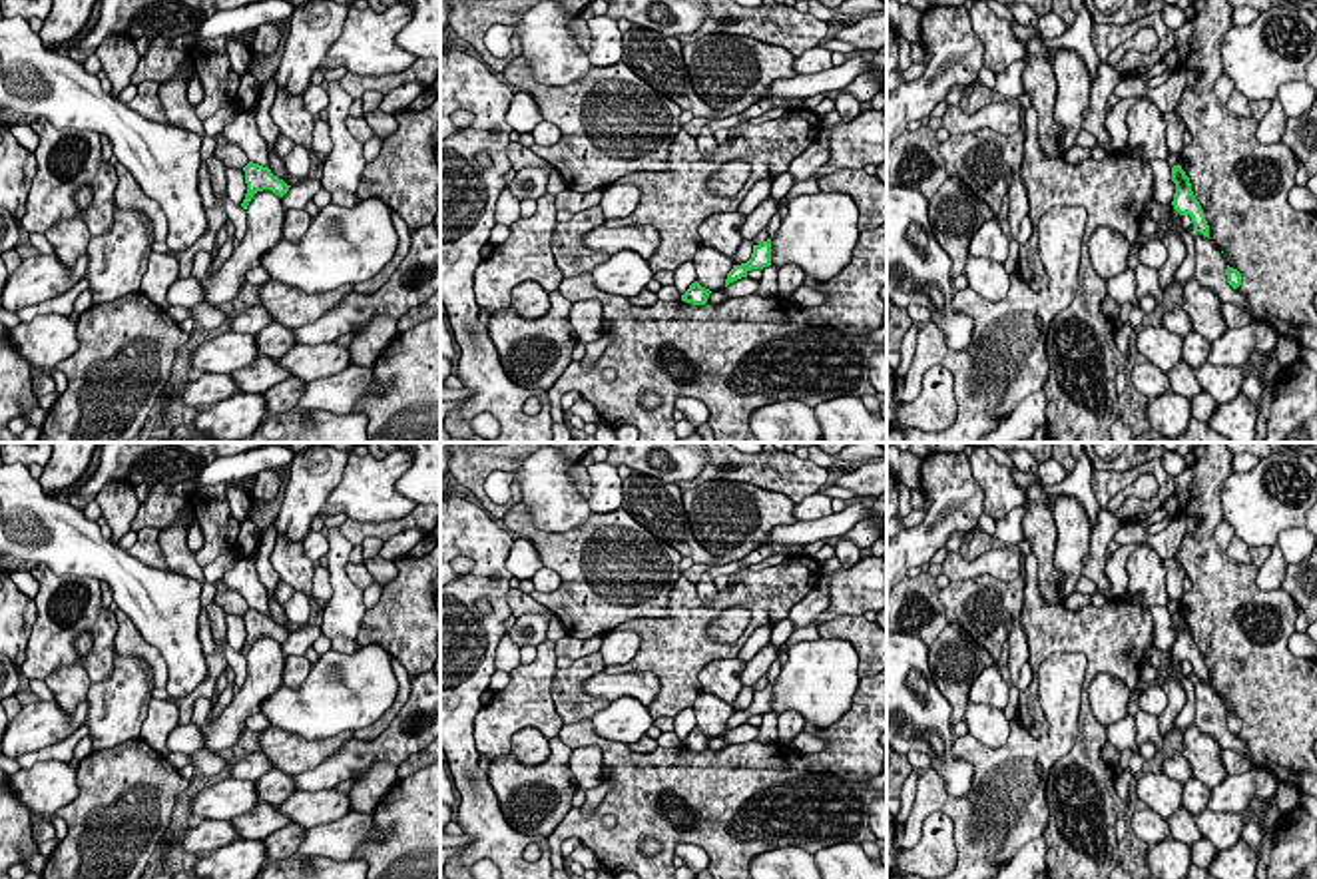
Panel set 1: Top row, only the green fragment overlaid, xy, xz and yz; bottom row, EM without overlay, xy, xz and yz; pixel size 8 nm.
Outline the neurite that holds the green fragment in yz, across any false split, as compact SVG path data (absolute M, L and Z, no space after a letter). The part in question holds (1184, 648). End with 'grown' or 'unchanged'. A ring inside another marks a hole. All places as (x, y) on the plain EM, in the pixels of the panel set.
M1180 610L1172 614L1172 628L1176 630L1176 640L1174 640L1174 648L1172 648L1174 656L1180 662L1191 664L1195 680L1209 684L1209 672L1205 668L1205 660L1203 660L1199 648L1195 646L1189 624L1185 622L1185 618L1182 616Z | unchanged

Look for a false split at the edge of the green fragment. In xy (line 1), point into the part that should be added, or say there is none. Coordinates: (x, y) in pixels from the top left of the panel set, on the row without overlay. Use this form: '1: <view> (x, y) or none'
1: none

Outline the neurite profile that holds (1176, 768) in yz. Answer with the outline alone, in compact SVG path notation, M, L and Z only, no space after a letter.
M1182 753L1172 755L1172 757L1162 757L1160 771L1166 773L1170 779L1176 779L1180 783L1185 783L1187 779L1191 779L1191 767Z

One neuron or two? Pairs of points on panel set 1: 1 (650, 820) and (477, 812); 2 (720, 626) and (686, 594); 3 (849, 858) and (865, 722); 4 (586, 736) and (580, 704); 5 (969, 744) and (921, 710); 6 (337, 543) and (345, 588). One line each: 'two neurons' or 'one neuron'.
1: two neurons
2: two neurons
3: two neurons
4: two neurons
5: two neurons
6: one neuron

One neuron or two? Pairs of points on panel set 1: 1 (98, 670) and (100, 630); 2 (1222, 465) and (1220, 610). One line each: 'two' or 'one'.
1: one
2: one

